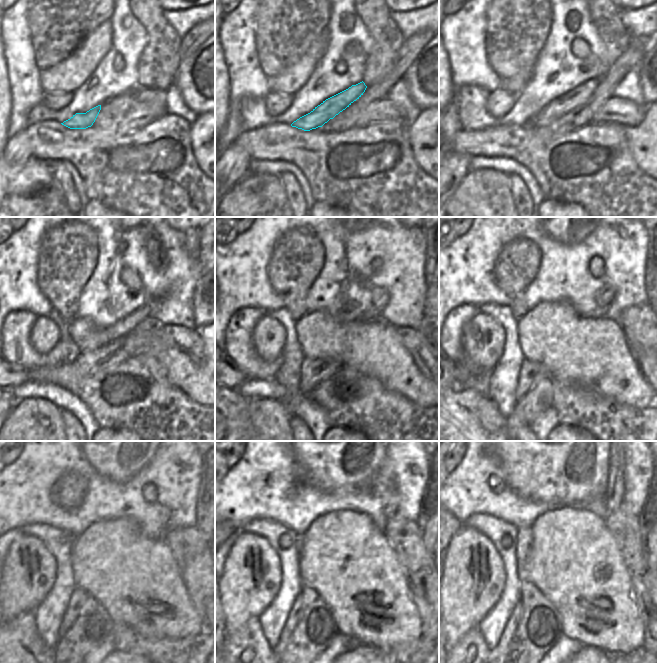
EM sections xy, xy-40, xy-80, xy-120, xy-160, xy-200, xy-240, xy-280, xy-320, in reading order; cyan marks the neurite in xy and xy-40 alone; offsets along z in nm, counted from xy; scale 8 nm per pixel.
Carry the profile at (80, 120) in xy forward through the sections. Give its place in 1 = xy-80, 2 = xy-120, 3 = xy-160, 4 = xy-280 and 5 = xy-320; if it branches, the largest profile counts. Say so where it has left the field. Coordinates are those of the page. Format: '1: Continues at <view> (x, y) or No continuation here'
1: Continues at xy-80 (562, 105)
2: Continues at xy-120 (121, 327)
3: Continues at xy-160 (379, 296)
4: Continues at xy-280 (388, 499)
5: Continues at xy-320 (615, 491).

